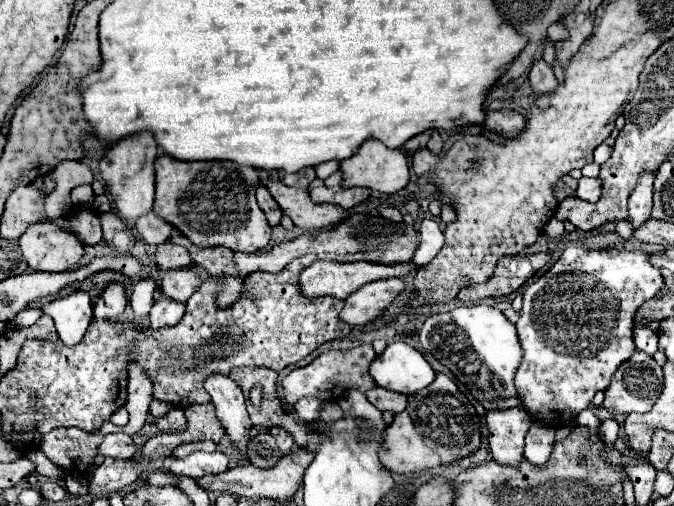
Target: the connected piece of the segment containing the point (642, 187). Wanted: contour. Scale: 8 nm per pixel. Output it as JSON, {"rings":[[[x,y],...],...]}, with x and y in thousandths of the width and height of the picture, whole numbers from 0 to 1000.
{"rings":[[[955,336],[950,344],[950,352],[947,352],[947,364],[944,364],[941,379],[935,383],[935,395],[932,395],[932,431],[935,431],[935,443],[941,451],[950,447],[955,435],[964,431],[970,352],[973,352],[973,336]]]}

